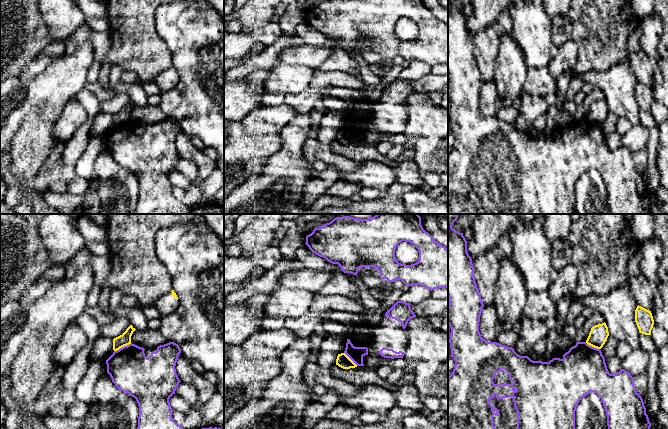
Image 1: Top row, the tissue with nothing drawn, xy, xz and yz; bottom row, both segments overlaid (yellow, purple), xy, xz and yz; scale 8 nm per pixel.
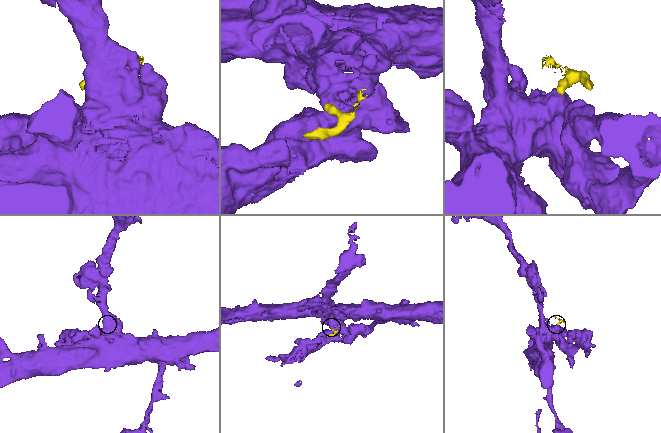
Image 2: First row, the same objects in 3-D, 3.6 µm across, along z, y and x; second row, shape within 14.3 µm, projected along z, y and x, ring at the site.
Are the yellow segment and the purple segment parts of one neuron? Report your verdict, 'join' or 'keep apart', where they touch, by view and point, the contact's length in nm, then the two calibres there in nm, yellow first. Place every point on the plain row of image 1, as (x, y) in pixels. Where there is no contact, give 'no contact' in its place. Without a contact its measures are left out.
keep apart | xy (122, 122) | 160 nm | 100/340 nm

